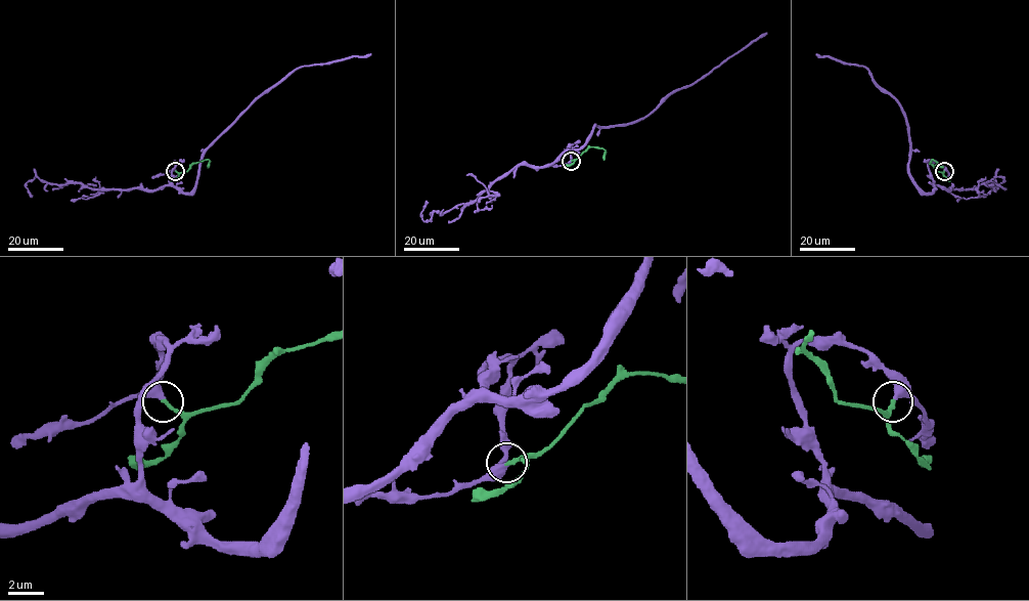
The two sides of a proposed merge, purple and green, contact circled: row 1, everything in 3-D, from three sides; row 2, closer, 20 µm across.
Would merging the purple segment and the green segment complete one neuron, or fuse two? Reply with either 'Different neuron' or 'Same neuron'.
Same neuron

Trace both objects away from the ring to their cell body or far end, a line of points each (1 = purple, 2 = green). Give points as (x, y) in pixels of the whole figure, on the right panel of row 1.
1: (944, 170), (928, 164), (934, 190), (925, 192), (909, 174), (909, 127), (899, 103), (864, 67), (815, 53)
2: (944, 171), (936, 171), (930, 162), (934, 160), (943, 167)

